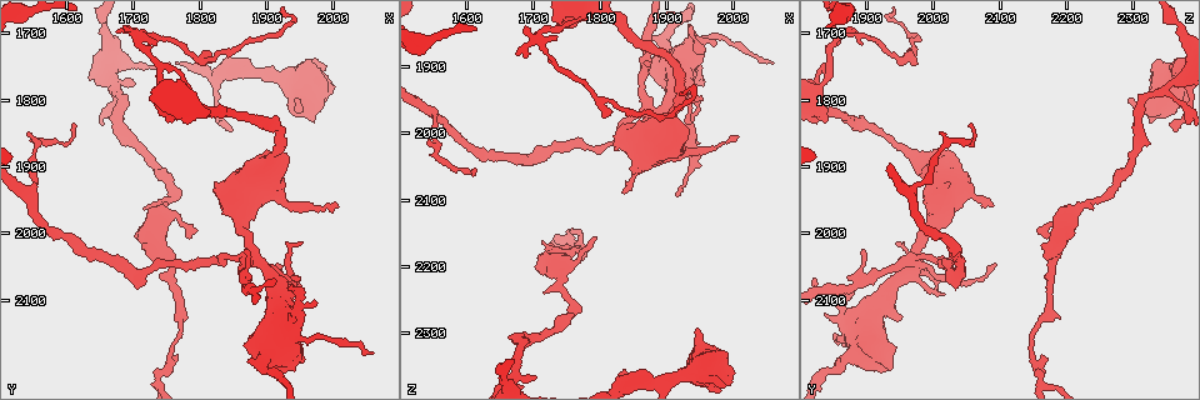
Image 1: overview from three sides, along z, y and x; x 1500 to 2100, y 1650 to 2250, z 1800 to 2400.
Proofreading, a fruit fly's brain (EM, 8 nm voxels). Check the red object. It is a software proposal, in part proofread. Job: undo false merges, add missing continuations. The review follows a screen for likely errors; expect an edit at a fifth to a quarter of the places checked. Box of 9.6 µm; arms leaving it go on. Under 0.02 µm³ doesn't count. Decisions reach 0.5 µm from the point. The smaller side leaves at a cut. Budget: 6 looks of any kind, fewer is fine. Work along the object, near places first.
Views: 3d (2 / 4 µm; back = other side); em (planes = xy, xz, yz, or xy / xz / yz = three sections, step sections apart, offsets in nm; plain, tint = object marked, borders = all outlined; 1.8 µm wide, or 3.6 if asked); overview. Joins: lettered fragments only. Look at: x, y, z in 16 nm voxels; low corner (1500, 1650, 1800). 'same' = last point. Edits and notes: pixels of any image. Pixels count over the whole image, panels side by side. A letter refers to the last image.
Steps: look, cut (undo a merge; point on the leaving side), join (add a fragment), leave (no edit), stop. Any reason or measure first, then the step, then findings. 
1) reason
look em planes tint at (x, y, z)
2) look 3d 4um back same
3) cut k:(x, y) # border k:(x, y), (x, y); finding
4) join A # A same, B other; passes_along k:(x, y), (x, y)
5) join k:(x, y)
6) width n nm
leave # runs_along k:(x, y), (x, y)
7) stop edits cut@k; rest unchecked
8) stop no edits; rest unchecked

narrows sharply
look 3d 2um at (1550, 1875, 2010)

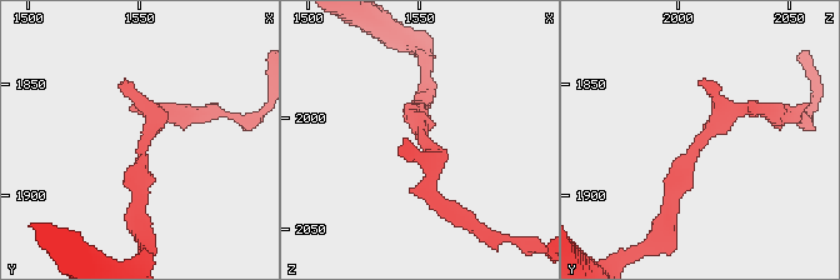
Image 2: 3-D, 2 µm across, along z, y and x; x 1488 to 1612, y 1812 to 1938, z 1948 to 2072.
now the EM
look em 3.6um planes tint at (1550, 1877, 2009)

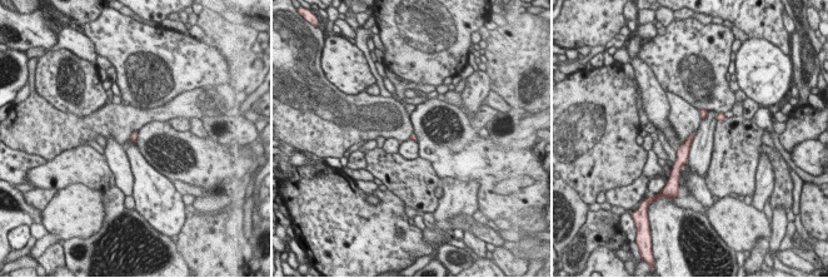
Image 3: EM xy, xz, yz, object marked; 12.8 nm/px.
see the neighbours
look em 3.6um planes borders same

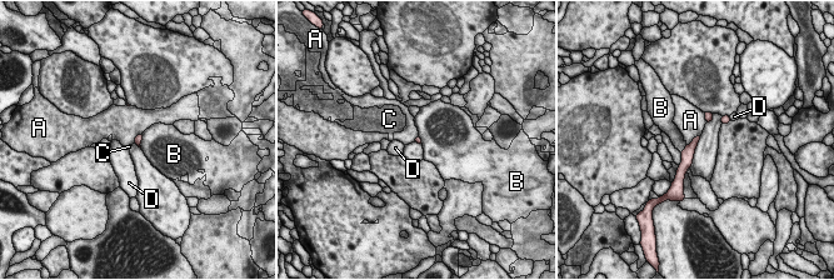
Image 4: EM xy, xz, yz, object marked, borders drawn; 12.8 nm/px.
leave # A other, B other, C other, D other; border 4:(700, 134), (687, 145); continuous, no second neuron

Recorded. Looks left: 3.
three-way junction
look 3d 2um at (1670, 1785, 2350)

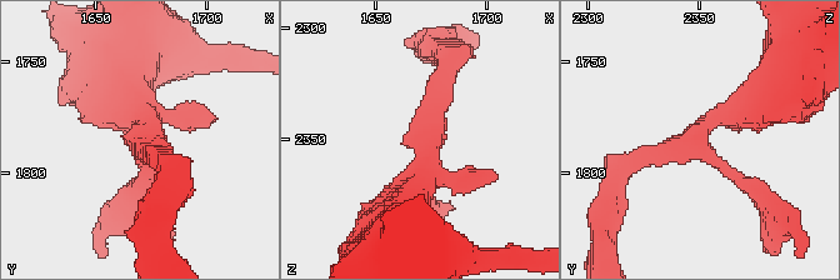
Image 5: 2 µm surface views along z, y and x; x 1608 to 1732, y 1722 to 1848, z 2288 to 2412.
look em planes plain at (1672, 1785, 2348)

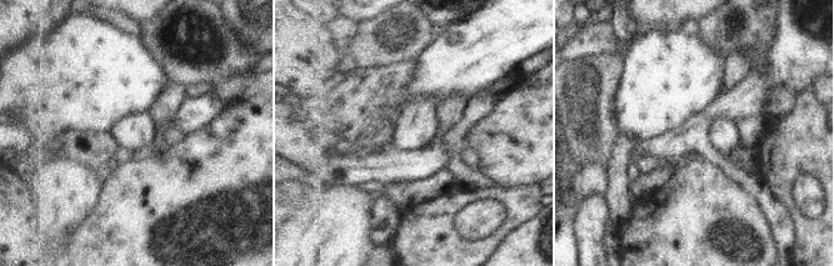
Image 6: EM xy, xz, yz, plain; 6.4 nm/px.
what lies round it
look em planes borders same

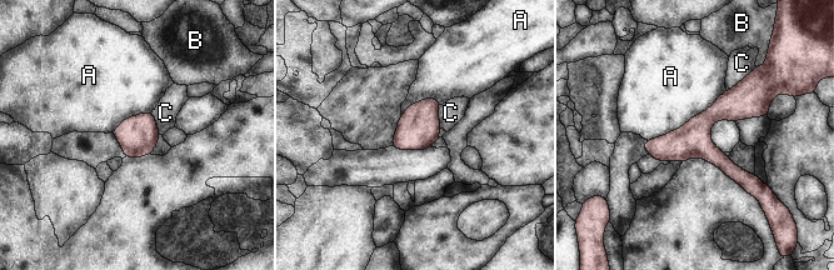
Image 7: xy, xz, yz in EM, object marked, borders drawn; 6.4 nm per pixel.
width 220 nm
leave # A other, B other, C other; runs_along 7:(765, 109), (722, 109), (679, 145), (648, 145); continuous, no second neuron

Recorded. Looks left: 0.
stop no edits; rest unchecked

